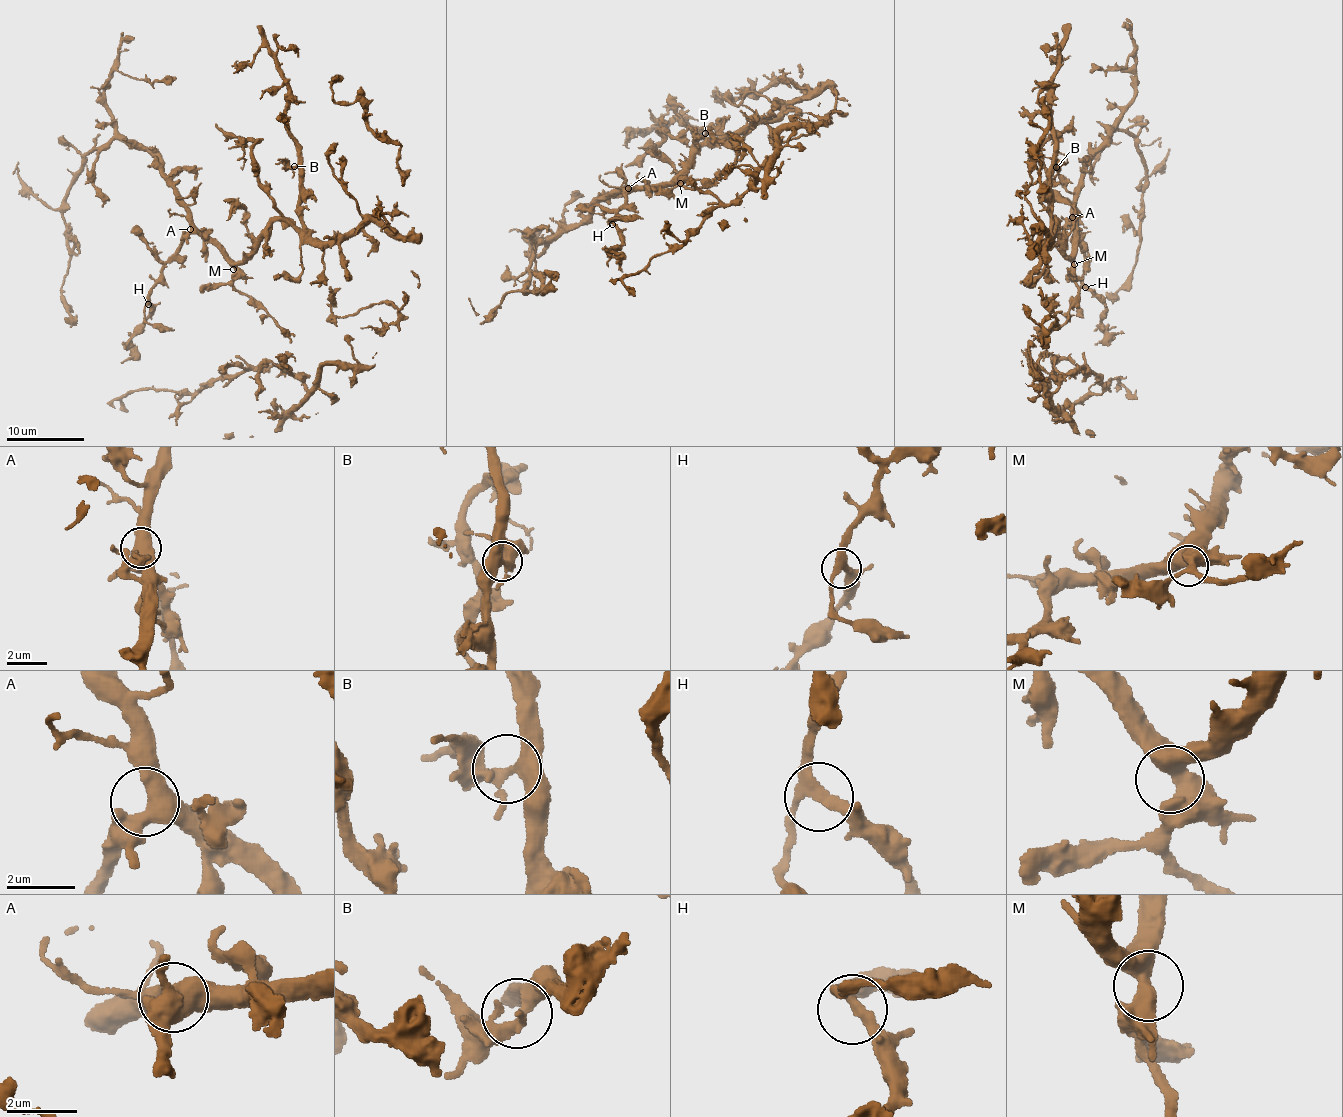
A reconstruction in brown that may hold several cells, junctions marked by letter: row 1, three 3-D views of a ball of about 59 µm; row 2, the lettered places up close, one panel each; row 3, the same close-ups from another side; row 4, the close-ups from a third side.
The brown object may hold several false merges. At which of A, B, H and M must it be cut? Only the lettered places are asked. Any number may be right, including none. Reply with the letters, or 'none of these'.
none of these

